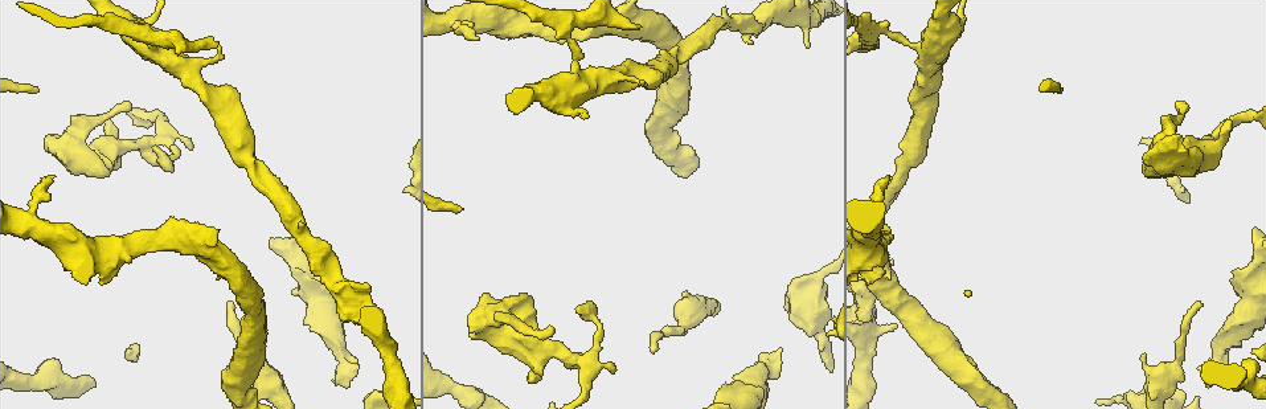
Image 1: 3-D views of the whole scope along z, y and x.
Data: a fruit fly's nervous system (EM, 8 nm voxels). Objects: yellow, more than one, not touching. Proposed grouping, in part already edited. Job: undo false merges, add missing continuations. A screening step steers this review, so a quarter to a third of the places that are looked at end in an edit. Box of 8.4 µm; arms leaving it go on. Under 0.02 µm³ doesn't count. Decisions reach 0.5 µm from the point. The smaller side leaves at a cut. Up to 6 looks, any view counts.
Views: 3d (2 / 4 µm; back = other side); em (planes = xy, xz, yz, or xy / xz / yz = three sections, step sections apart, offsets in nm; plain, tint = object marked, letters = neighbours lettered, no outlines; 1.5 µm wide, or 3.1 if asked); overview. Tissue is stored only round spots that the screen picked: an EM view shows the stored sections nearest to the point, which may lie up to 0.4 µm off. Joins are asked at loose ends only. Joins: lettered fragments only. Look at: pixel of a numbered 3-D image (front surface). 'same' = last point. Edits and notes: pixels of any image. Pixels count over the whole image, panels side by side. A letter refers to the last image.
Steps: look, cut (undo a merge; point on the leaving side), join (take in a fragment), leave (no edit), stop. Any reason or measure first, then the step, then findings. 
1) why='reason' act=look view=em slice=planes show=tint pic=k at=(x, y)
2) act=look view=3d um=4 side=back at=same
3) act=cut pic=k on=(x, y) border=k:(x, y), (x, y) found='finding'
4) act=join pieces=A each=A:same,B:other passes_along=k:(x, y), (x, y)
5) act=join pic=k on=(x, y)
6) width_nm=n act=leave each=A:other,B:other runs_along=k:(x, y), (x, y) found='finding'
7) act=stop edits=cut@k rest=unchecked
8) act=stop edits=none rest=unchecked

why='abrupt turn' act=look view=em slice=xz step=4 show=letters pic=1 at=(151, 46)

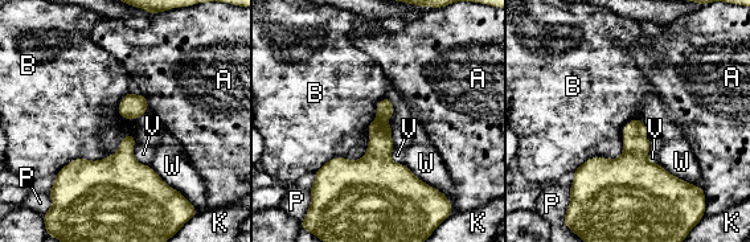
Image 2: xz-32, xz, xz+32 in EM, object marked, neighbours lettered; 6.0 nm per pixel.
act=cut pic=2 on=(377, 159) each=A:other,B:other,K:other,P:other,V:other,W:other border=2:(377, 117), (385, 120) found='a second cell is stuck on'

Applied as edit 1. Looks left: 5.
why='free end' act=look view=3d um=4 pic=1 at=(522, 294)

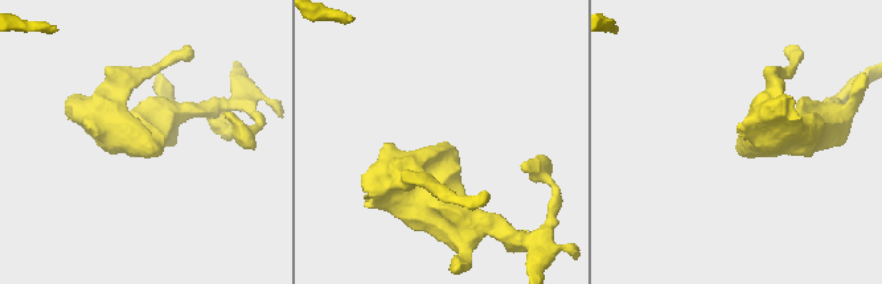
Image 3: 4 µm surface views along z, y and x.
act=look view=em slice=planes show=letters pic=3 at=(738, 146)

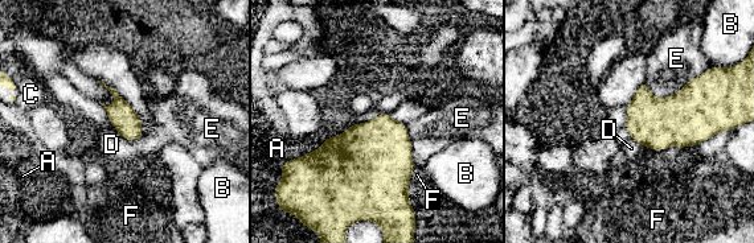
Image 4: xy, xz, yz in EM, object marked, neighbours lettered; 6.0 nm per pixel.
longest_contact=E:400nm act=leave each=A:other,B:other,C:other,D:other,E:other,F:other found='no lettered fragment goes on from it'

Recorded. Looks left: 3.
why='calibre changes' act=look view=em slice=planes show=tint pic=1 at=(574, 358)

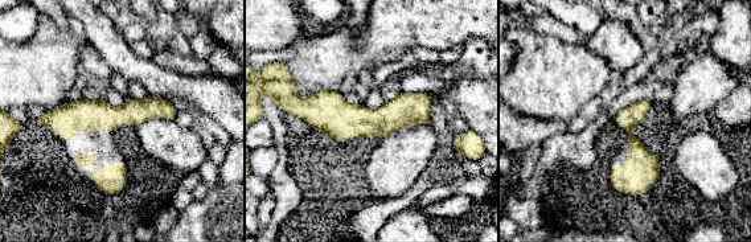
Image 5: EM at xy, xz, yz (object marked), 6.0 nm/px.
act=look view=em slice=planes show=letters at=same

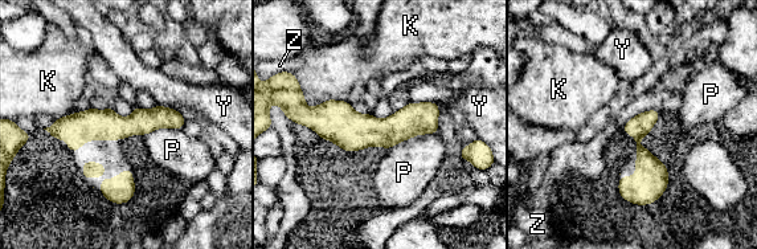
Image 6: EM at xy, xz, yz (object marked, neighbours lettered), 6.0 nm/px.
width_nm=140 act=leave each=K:other,P:other,Y:other,Z:other runs_along=6:(285, 106), (346, 127), (434, 129) found='all the same cell'

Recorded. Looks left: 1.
act=stop edits=cut@2 rest=unchecked

